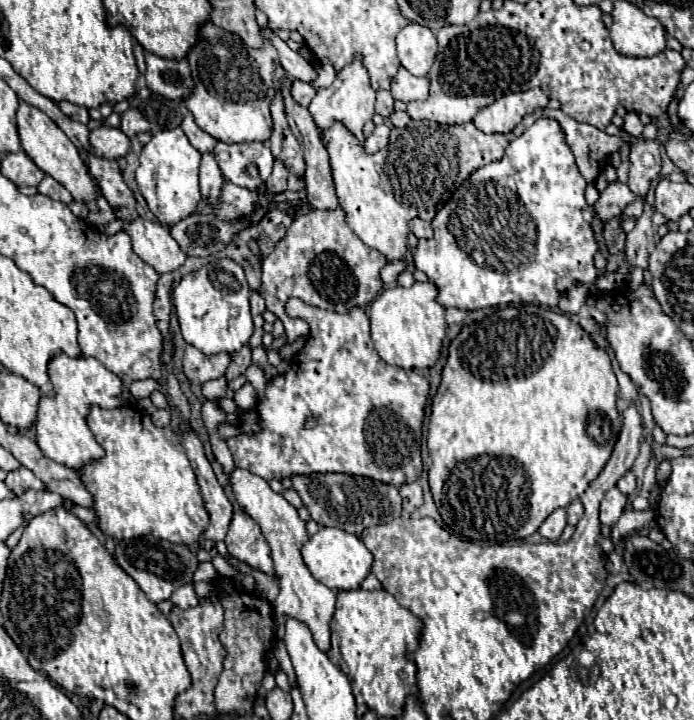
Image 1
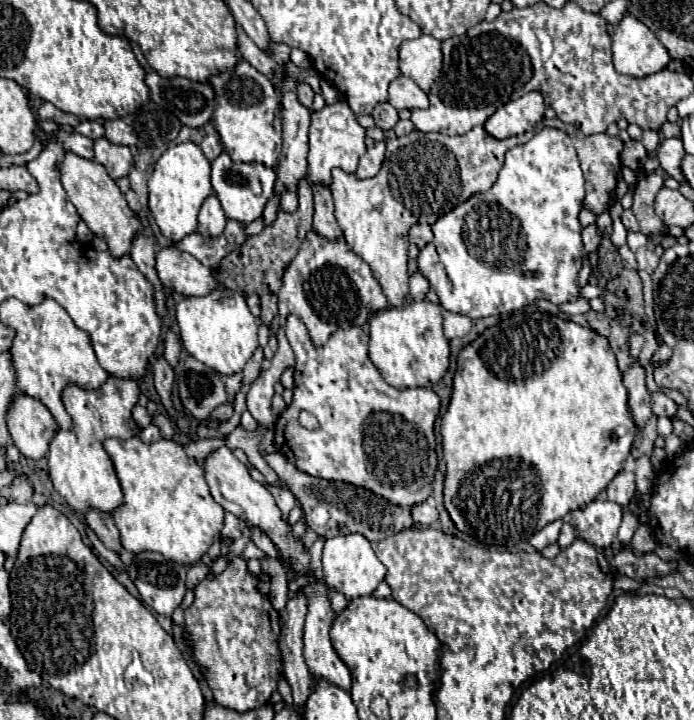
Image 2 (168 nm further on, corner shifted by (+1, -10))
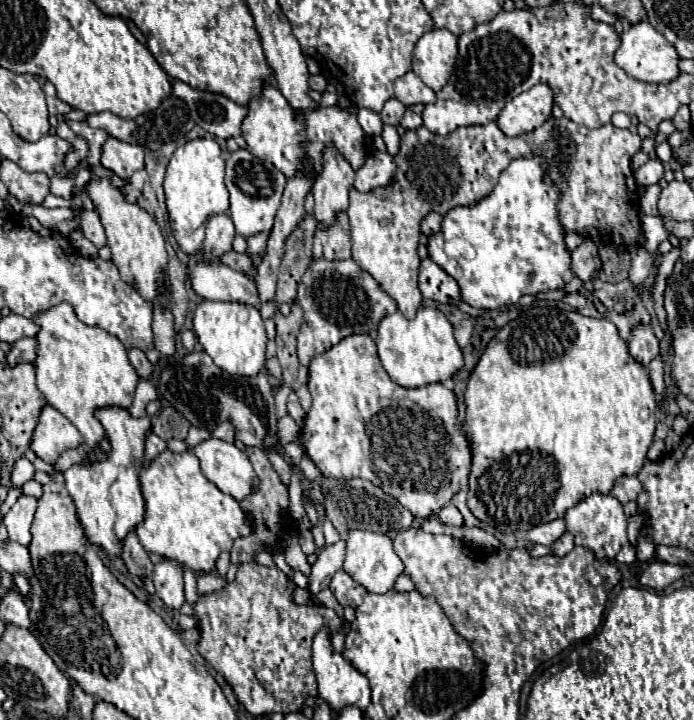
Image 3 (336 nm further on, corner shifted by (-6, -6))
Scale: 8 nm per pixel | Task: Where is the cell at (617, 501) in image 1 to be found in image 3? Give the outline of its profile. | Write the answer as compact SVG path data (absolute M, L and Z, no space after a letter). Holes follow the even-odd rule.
M592 494L586 500L572 506L566 516L566 530L574 534L574 544L590 548L600 560L614 560L626 538L626 514L622 504L612 494Z

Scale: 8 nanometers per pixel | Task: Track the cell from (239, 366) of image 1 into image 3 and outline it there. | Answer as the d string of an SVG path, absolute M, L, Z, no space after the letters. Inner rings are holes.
M226 420L226 422L218 424L216 430L212 432L212 436L218 438L218 440L224 440L224 442L234 442L234 426L232 426L232 422Z

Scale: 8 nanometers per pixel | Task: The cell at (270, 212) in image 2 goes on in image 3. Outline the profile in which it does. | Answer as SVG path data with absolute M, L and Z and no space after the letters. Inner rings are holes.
M260 232L260 234L256 234L256 236L250 236L250 238L248 238L248 252L250 252L250 254L264 252L264 244L268 242L268 236L270 236L270 232Z

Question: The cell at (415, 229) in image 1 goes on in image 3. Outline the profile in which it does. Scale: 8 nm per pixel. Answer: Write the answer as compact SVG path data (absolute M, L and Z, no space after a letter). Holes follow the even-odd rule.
M430 212L424 220L422 220L422 234L424 236L434 236L438 230L440 230L440 222L442 222L442 216L436 214L436 212Z

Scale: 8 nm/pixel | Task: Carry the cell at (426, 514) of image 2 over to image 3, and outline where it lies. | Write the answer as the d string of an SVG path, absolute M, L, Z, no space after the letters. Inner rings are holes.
M446 504L444 508L440 508L440 512L436 512L436 518L442 524L450 524L450 526L460 526L462 524L462 514L458 512L458 508L454 504Z

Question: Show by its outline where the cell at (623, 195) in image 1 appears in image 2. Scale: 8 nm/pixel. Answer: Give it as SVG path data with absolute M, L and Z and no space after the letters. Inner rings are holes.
M587 226L587 228L583 228L581 238L583 238L583 260L587 262L589 254L597 250L597 246L599 246L599 242L601 242L601 234L597 232L595 226Z

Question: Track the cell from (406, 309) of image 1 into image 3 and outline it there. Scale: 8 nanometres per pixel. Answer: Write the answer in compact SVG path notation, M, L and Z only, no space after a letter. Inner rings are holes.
M422 306L412 320L408 320L402 312L384 316L378 326L376 346L384 370L396 384L404 388L420 388L432 382L444 382L464 364L462 350L452 336L452 324L438 308L432 306Z

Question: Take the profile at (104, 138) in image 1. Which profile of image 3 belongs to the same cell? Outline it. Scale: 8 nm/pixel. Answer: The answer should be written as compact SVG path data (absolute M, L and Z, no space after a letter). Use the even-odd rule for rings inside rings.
M108 138L102 148L102 166L112 170L122 180L128 180L136 170L144 168L144 150L116 138Z

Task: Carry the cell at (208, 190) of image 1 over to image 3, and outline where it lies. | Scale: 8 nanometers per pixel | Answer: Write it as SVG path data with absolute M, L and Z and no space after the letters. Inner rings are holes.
M216 214L208 220L206 224L206 238L204 238L204 258L208 260L218 260L220 254L232 250L232 240L234 240L234 224L228 214Z

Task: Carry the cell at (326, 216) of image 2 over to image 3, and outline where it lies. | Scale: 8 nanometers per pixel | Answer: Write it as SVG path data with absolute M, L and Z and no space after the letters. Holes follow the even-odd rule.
M338 212L334 224L328 228L316 230L314 256L324 256L328 260L350 258L350 230L346 212Z

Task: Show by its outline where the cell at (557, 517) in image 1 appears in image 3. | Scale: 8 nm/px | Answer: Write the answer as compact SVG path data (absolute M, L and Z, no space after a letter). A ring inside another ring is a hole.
M558 518L558 520L552 520L552 522L546 522L546 524L540 524L540 526L534 526L532 530L528 530L526 538L530 542L536 542L536 544L544 544L544 546L552 546L562 534L566 532L564 528L564 520Z

